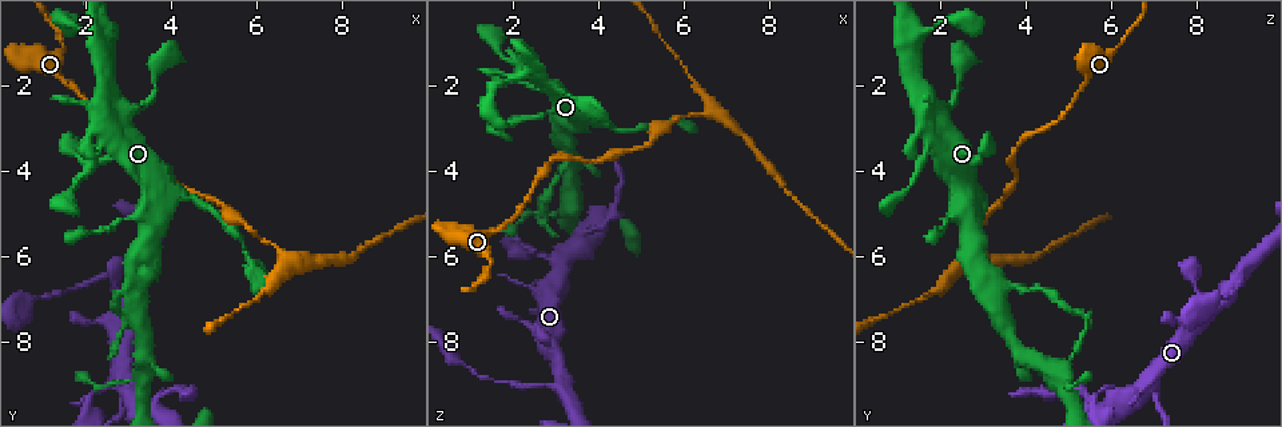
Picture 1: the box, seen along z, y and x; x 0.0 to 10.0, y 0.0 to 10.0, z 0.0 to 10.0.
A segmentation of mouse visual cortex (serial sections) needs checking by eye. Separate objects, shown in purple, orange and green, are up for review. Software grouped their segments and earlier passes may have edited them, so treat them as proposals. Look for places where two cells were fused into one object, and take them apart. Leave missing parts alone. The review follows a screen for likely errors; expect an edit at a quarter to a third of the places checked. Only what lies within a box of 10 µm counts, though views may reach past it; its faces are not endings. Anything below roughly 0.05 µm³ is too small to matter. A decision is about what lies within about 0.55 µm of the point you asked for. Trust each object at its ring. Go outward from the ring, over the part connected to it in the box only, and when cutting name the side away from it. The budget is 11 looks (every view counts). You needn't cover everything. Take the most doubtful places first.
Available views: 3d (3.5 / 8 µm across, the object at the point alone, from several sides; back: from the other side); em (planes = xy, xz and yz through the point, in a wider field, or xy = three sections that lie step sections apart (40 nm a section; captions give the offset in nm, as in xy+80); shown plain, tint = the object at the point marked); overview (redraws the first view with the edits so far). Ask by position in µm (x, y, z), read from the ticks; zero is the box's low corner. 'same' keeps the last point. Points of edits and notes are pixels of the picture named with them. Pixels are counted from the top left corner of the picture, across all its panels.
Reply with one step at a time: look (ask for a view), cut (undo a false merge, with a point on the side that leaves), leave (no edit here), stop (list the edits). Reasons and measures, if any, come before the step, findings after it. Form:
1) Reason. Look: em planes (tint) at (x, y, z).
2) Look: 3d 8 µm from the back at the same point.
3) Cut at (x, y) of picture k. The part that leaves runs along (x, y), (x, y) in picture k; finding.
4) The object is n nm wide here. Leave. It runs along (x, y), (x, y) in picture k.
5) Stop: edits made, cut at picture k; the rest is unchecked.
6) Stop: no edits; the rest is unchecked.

Two arms in line, one across. Look: 3d 8 µm from the back at (3.20, 6.75, 3.20).

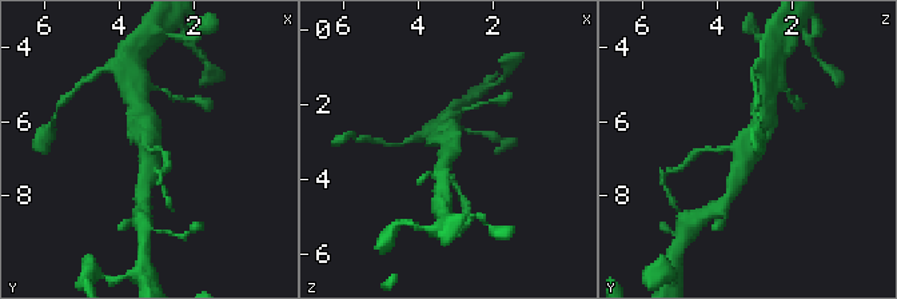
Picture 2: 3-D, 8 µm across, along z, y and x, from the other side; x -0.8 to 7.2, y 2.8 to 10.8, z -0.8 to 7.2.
3 arms meet here; the arms are 150, 450, 500 nm wide. Look: em xy step 1 (tint) at the same point.

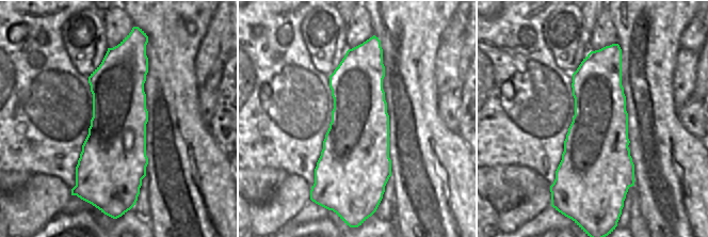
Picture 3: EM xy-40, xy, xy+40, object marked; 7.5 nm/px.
Leave. It runs along (761, 112), (754, 140), (733, 184) in picture 2; all the same cell.

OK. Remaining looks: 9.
Three arms meet. Look: 3d 3.5 µm at (0.85, 7.00, 8.50).

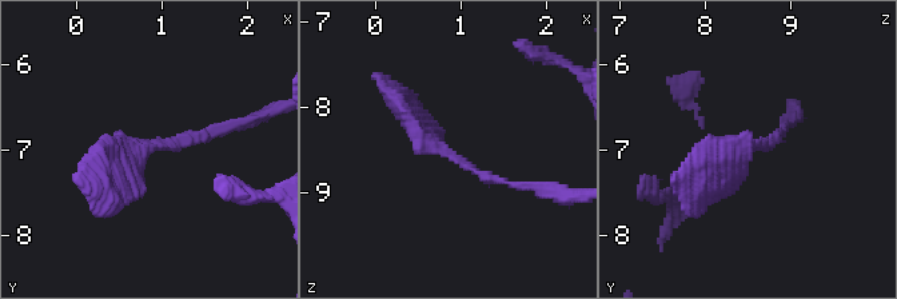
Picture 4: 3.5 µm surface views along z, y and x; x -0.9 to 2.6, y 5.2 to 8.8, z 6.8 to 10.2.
Leave. It runs along (517, 187), (435, 146), (398, 95) in picture 4; one cell here.

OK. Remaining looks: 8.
Look: em xy step 5 (tint) at (6.75, 6.10, 2.65).

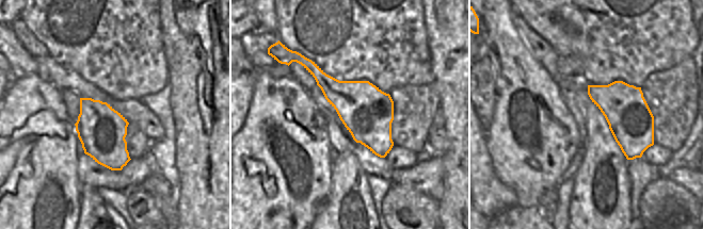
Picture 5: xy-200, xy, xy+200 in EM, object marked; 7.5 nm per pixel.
See where the arms go. Look: 3d 3.5 µm at the same point.

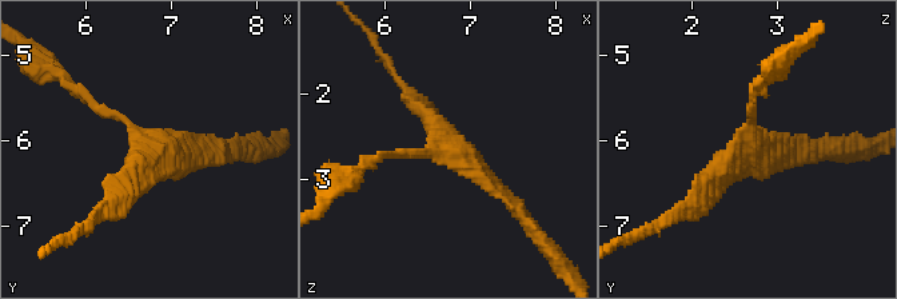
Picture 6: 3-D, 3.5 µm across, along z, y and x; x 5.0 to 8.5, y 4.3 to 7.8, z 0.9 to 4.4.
Leave. It runs along (79, 94), (152, 147), (222, 155) in picture 6; all the same cell.

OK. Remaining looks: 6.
Thick turns thin. Look: 3d 3.5 µm at (2.80, 9.40, 7.15).

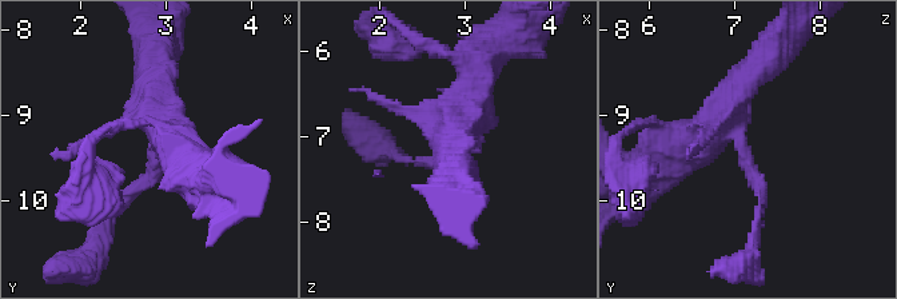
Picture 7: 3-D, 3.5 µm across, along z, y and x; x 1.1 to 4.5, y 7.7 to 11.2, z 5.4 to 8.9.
Now the EM. Look: em xy step 1 (tint) at (2.85, 9.35, 7.10).

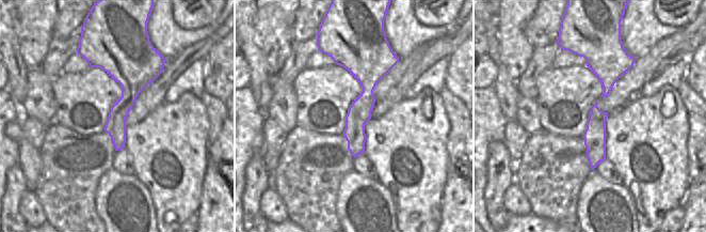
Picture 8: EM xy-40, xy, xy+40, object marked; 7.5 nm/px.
Cut it another way. Look: em xy step 3 (tint) at the same point.

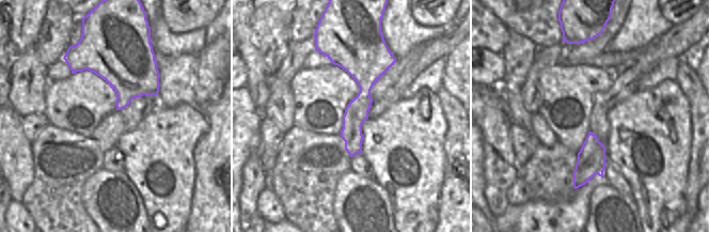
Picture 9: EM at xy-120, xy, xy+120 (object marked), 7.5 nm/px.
Leave. All the same cell.

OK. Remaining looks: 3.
Stop: no edits; the rest is unchecked.

